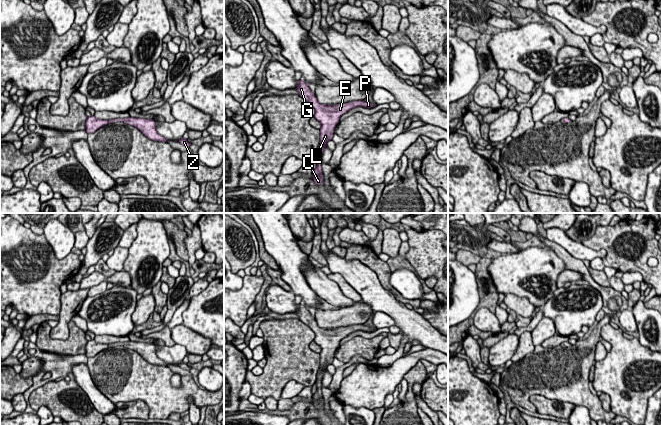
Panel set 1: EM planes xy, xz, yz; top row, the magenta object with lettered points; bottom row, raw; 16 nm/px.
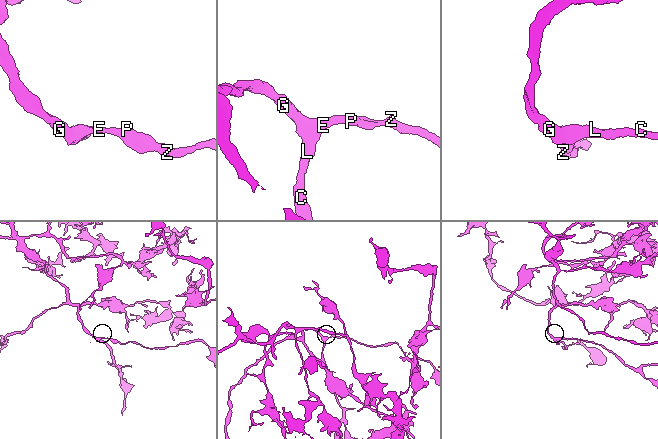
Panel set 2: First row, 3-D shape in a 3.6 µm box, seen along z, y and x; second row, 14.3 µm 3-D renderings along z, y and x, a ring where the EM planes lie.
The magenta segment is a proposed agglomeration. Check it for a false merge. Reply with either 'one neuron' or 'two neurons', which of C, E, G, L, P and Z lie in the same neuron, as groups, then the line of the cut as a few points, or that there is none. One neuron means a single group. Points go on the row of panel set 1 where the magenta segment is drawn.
one neuron; groups C E G L P Z; cut none

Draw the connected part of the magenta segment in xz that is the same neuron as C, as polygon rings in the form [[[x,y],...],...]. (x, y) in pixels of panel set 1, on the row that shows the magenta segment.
[[[303,79],[298,81],[298,87],[296,89],[298,94],[315,109],[314,117],[321,123],[320,128],[320,144],[321,146],[317,149],[316,161],[317,167],[313,170],[313,180],[316,185],[323,183],[324,178],[322,177],[322,155],[327,146],[327,142],[332,140],[334,135],[334,128],[338,125],[339,118],[348,112],[350,109],[355,107],[373,108],[377,104],[370,104],[363,100],[352,101],[347,104],[337,105],[324,105],[317,101],[315,94],[310,90],[308,85]]]

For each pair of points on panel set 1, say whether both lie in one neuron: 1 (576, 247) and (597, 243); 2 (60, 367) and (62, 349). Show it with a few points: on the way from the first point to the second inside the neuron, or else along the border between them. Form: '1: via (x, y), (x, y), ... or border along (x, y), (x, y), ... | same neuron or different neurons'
1: border along (581, 242), (595, 250), (603, 249), (605, 256) | different neurons
2: border along (39, 348), (45, 351), (69, 355) | different neurons

